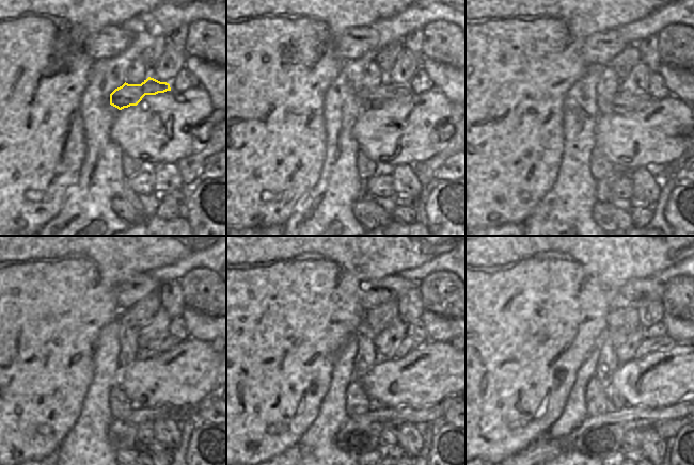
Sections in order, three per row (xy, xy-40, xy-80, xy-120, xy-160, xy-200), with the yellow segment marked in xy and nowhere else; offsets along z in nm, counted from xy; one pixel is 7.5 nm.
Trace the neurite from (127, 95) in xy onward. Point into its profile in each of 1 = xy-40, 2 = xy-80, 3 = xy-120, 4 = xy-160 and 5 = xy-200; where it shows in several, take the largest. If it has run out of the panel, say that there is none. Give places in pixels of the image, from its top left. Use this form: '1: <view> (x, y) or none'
1: xy-40 (374, 97)
2: xy-80 (624, 103)
3: xy-120 (169, 342)
4: xy-160 (408, 345)
5: xy-200 (647, 346)

